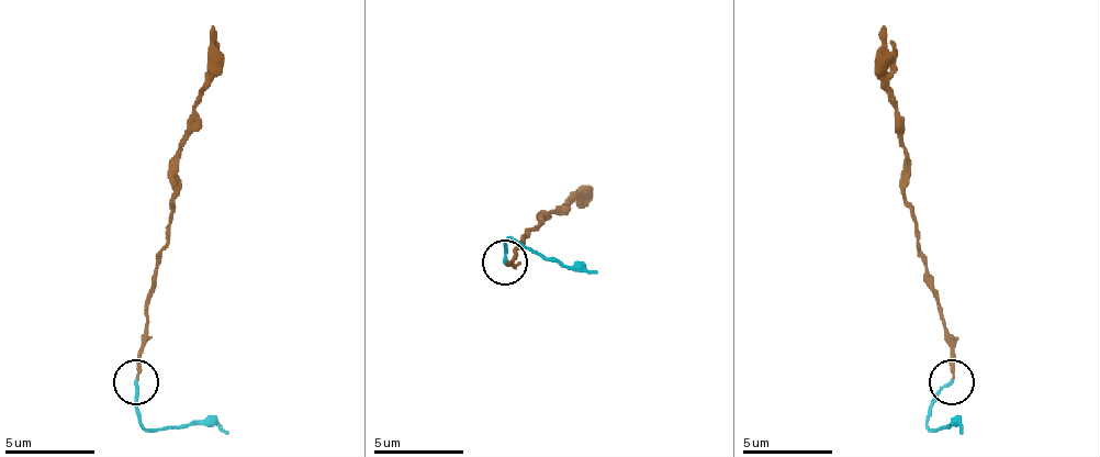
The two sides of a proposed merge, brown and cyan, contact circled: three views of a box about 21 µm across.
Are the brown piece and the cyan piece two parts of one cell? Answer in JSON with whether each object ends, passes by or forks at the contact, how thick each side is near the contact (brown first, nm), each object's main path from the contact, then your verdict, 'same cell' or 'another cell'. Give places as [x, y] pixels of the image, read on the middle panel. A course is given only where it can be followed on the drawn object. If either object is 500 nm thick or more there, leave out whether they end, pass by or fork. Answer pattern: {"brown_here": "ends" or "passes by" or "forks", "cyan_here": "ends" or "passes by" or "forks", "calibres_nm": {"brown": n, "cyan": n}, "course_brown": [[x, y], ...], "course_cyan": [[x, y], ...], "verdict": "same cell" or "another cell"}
{"brown_here": "ends", "cyan_here": "ends", "calibres_nm": {"brown": 180, "cyan": 170}, "course_brown": [[504, 263], [543, 213], [580, 196]], "course_cyan": [[504, 263], [504, 249], [513, 236], [567, 267], [597, 271]], "verdict": "another cell"}

